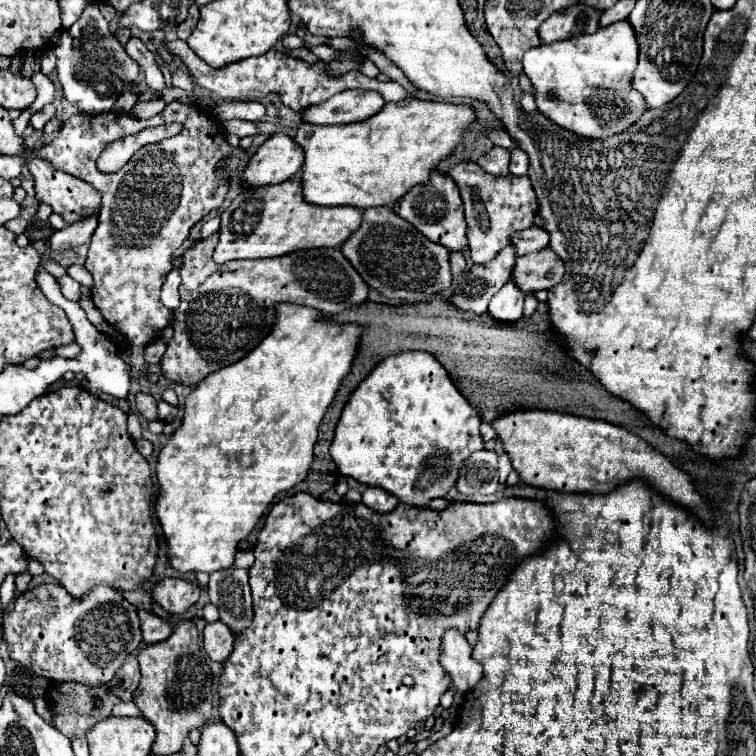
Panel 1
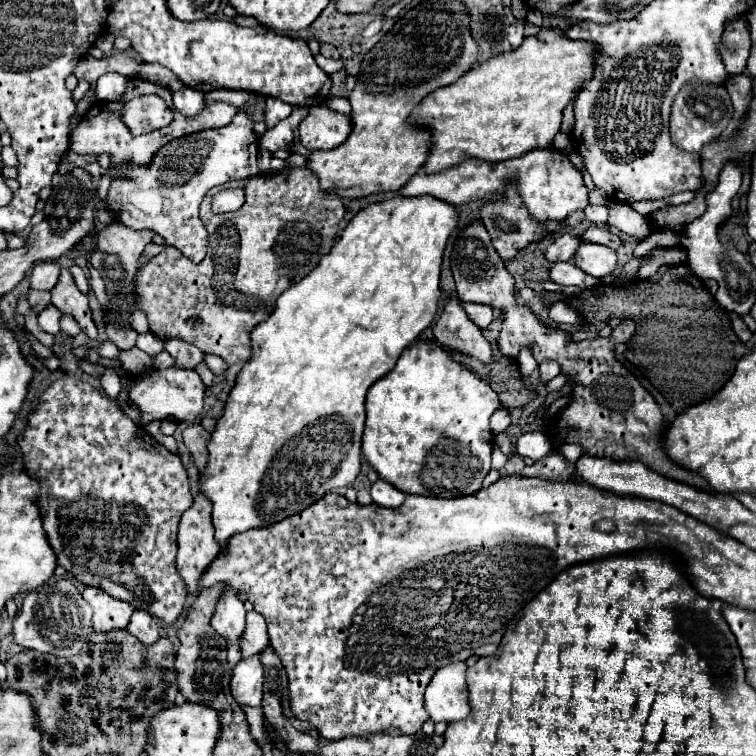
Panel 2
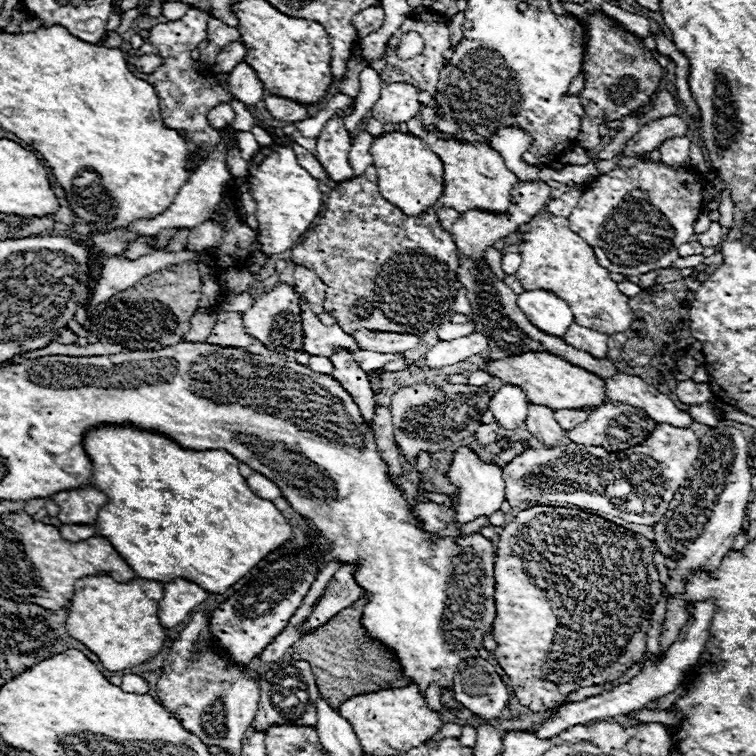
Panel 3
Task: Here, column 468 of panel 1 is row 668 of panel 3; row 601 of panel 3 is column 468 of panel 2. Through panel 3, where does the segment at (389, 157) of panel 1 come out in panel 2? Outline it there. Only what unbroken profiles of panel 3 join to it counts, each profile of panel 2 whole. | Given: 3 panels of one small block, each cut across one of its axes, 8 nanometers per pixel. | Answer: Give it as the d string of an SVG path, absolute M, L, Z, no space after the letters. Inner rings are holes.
M542 26L536 36L524 38L520 48L494 56L488 62L470 68L454 84L442 86L436 92L428 94L416 106L416 120L420 120L420 124L432 126L432 130L436 132L436 140L432 142L432 156L428 156L424 164L426 172L442 172L446 168L458 166L468 158L500 162L532 150L544 150L548 146L552 148L554 136L556 132L560 132L564 108L572 104L584 84L594 78L598 54L600 48L594 42L572 40L560 28Z

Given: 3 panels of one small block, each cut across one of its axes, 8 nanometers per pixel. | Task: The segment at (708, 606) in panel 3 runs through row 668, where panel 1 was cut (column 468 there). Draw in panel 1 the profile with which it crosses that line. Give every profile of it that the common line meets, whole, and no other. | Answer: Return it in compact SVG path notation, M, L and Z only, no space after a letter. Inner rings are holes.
M456 628L446 630L440 646L440 664L452 676L452 684L460 694L470 692L482 678L482 668L472 660L472 646Z

